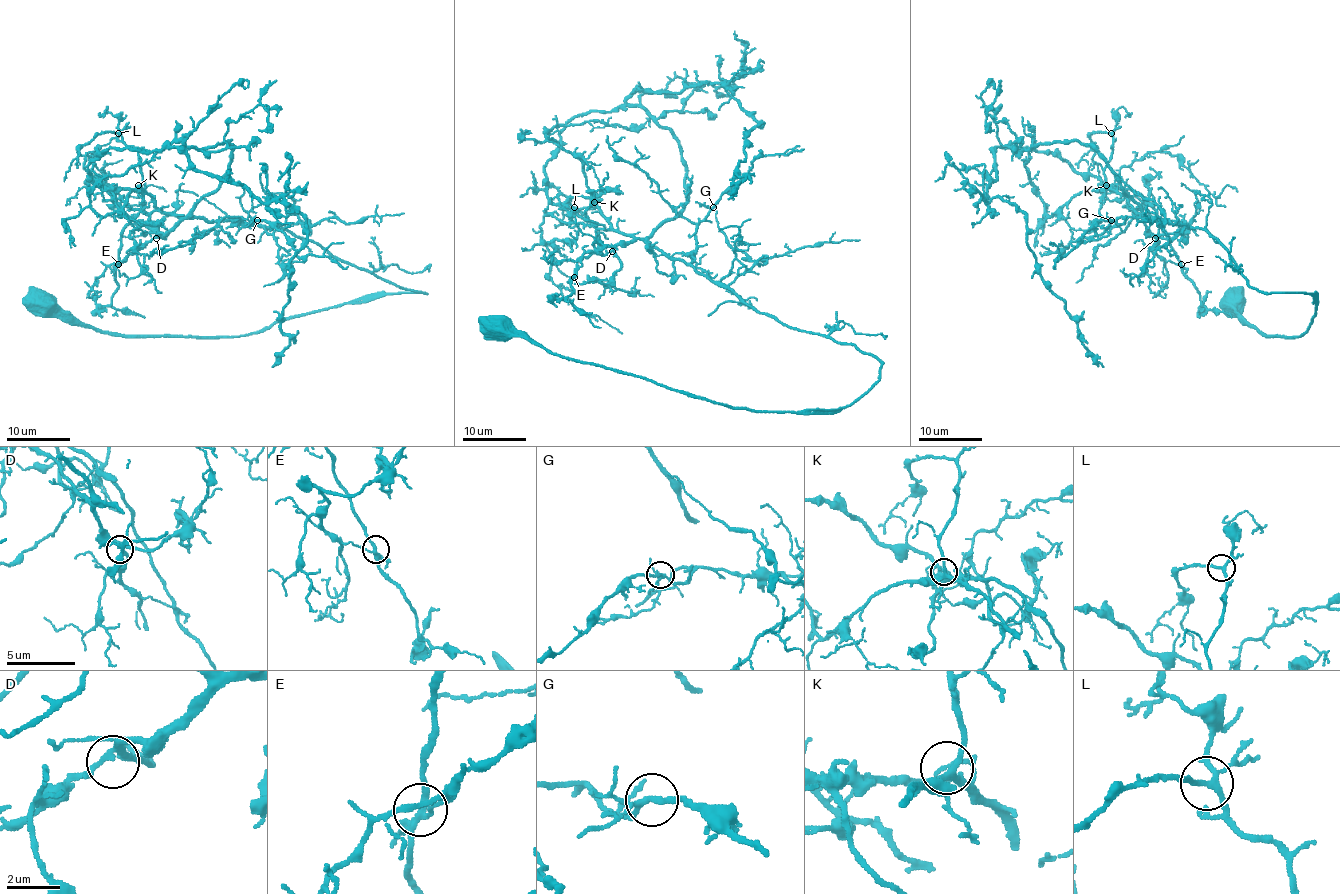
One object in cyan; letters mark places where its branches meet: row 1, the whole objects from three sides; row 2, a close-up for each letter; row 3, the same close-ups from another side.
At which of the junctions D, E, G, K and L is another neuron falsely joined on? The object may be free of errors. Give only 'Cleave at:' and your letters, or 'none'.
Cleave at: none

